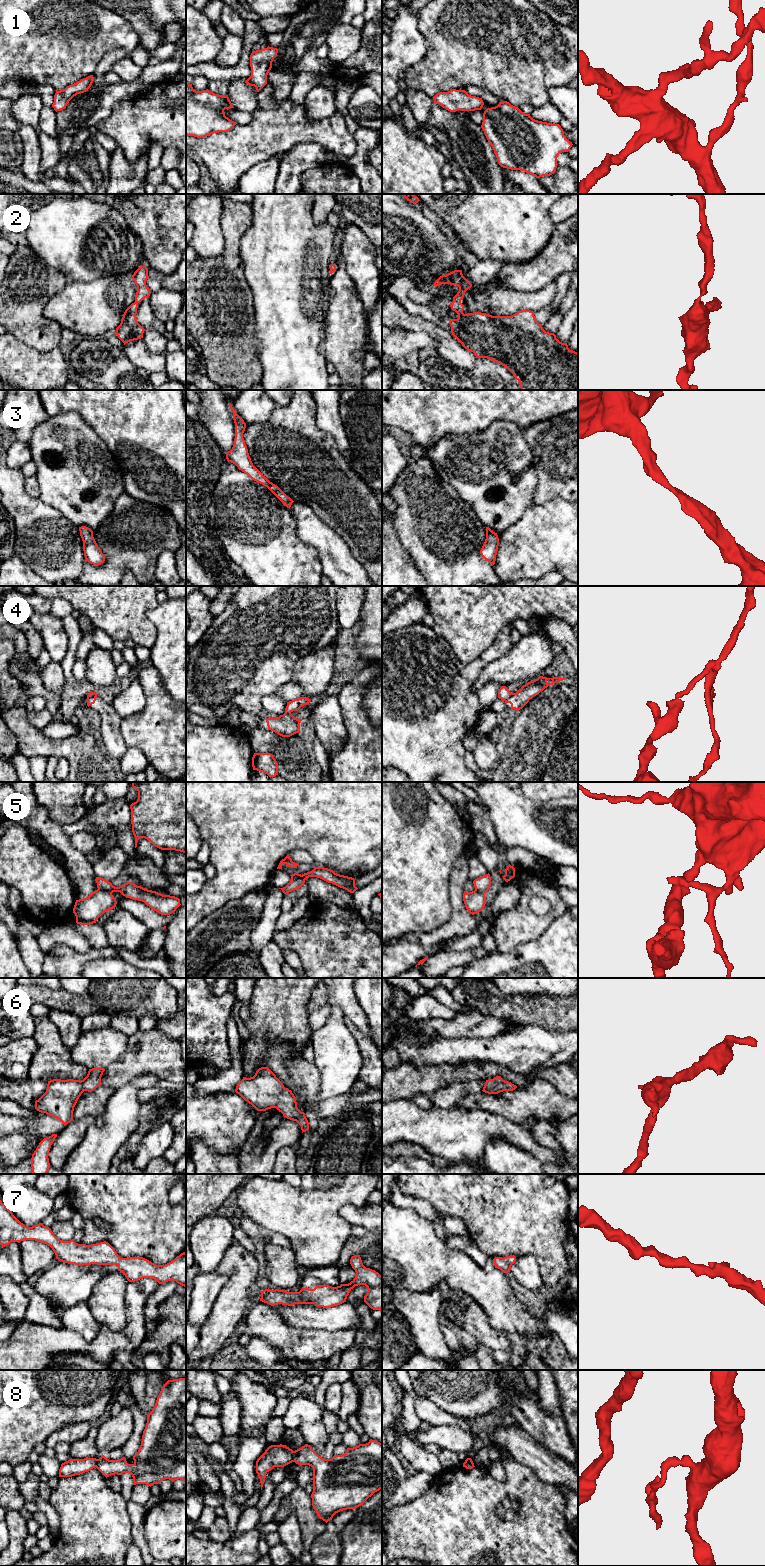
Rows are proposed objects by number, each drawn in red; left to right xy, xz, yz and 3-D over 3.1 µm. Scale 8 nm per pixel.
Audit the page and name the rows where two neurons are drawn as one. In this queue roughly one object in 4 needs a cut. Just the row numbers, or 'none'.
4, 5, 8

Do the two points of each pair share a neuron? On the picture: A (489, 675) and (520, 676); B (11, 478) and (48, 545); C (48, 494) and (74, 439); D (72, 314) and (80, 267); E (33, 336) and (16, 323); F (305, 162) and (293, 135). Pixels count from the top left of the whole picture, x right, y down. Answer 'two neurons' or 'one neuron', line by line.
A: one neuron
B: one neuron
C: one neuron
D: two neurons
E: one neuron
F: two neurons

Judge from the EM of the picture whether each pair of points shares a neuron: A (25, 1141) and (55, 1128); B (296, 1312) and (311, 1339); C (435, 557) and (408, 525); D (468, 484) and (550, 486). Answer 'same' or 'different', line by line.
A: same
B: different
C: same
D: different

